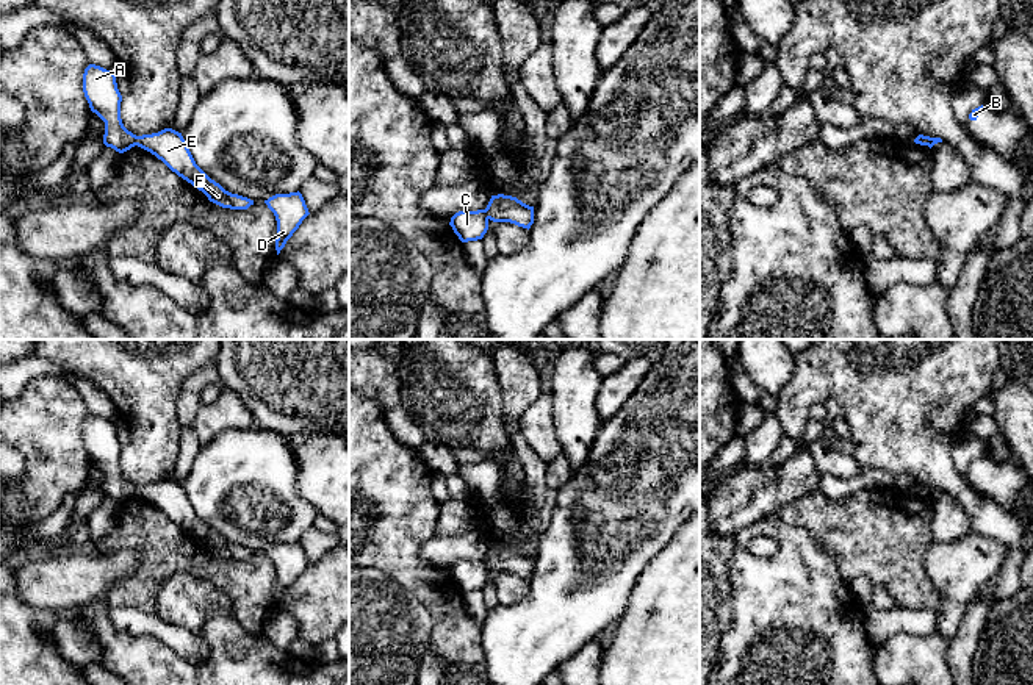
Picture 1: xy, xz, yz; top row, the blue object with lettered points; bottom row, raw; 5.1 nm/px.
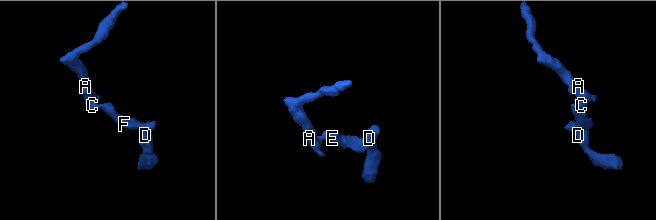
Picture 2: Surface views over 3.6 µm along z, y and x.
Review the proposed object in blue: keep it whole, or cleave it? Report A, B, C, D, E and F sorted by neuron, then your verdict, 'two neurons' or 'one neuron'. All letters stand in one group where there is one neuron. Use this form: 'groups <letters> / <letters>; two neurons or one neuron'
groups A B C / D E F; two neurons

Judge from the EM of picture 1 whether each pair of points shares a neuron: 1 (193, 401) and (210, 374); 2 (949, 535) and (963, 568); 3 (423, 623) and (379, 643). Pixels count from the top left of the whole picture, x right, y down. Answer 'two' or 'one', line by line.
1: one
2: two
3: one

